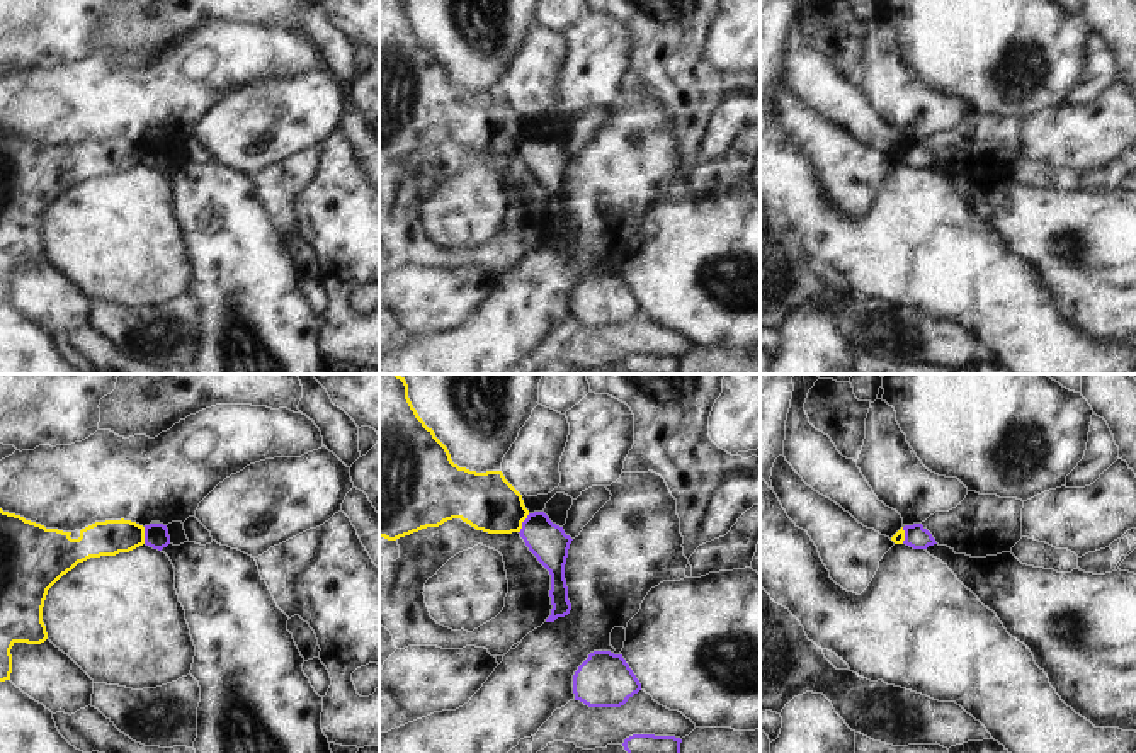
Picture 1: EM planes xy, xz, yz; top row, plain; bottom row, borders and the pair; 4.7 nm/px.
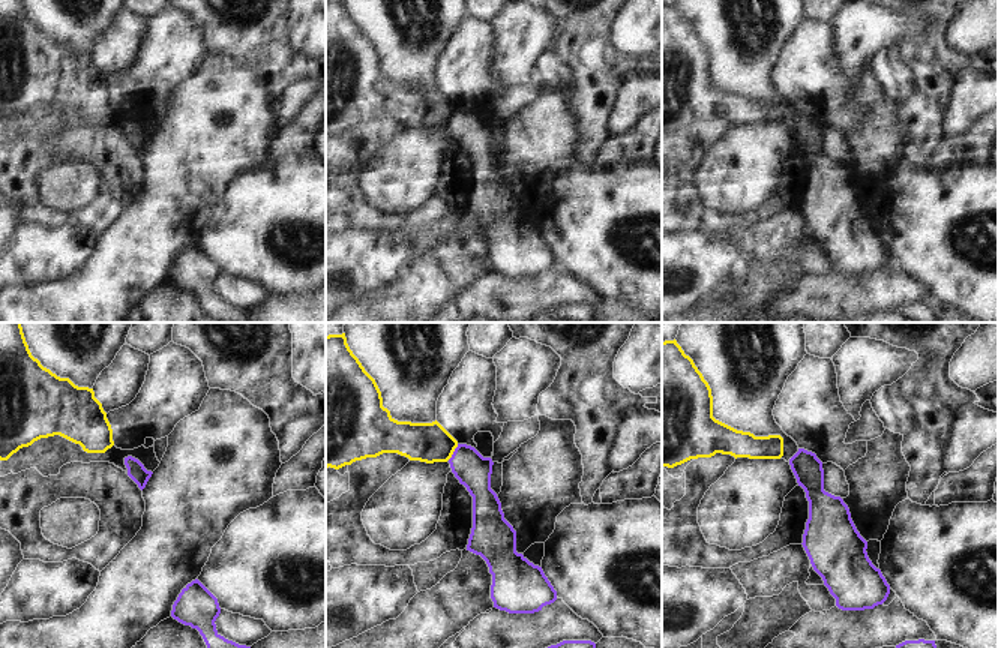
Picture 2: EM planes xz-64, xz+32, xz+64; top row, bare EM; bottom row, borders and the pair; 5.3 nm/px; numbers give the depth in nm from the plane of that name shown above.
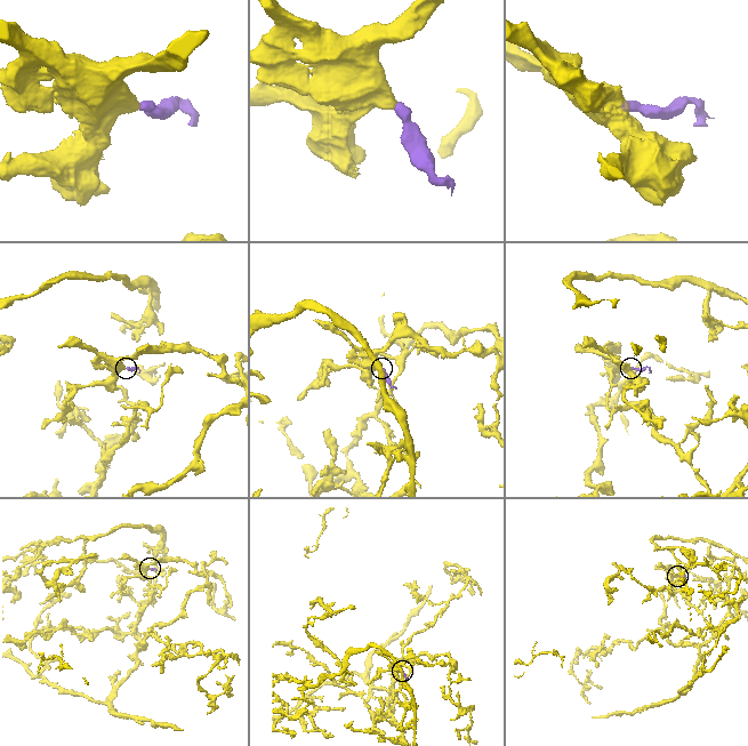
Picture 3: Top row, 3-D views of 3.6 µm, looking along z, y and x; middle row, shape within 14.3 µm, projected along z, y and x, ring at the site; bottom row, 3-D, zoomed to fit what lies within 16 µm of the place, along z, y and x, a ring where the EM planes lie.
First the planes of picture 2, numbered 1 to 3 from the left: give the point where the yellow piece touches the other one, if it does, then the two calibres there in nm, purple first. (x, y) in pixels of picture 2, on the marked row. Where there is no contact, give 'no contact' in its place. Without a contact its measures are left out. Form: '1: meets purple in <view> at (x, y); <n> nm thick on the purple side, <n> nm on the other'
1: no contact
2: meets purple in xz+32 at (453, 452); 180 nm thick on the purple side, 220 nm on the other
3: no contact

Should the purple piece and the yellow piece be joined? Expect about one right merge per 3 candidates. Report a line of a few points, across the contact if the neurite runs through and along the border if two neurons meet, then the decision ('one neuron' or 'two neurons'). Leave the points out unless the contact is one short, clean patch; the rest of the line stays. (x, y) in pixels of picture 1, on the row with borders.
line xz (529, 514), (519, 532); two neurons

